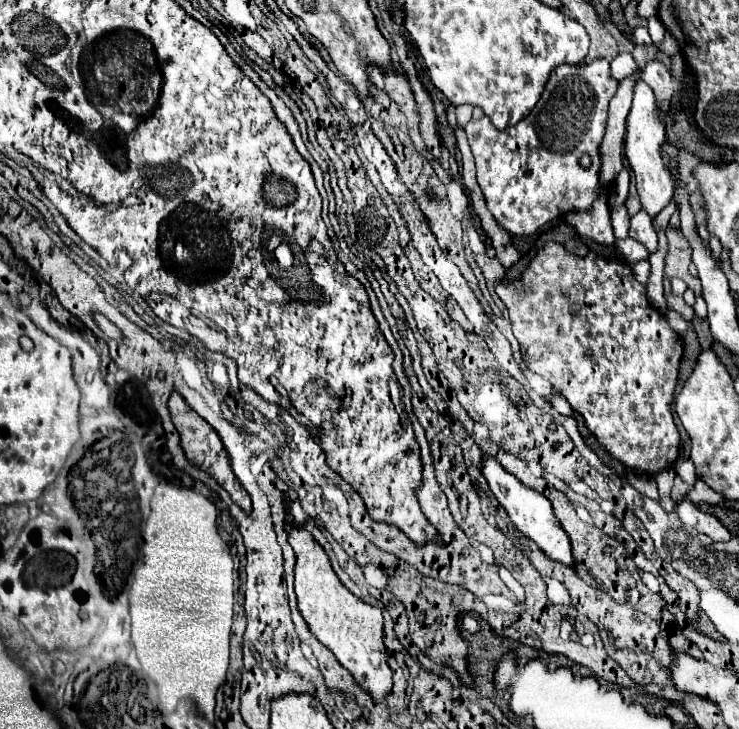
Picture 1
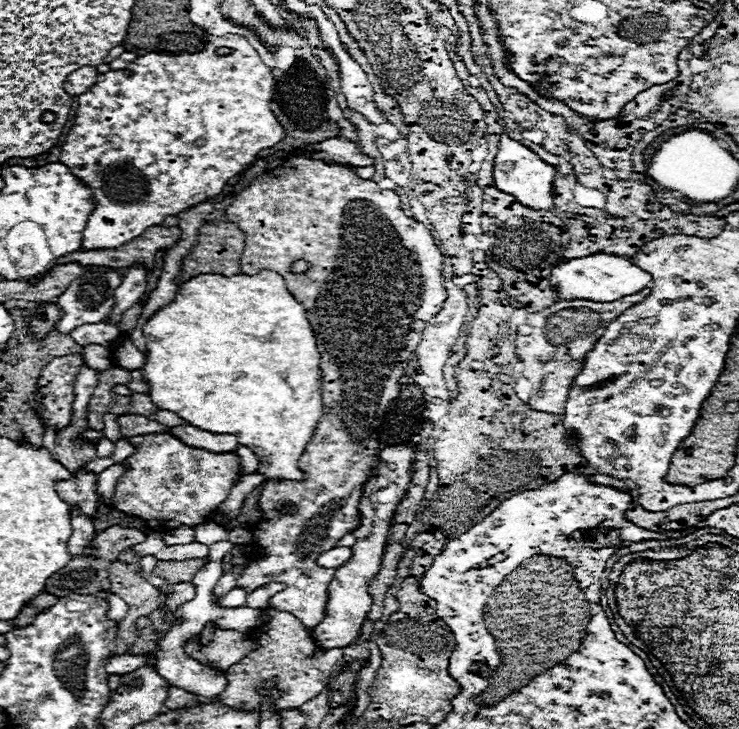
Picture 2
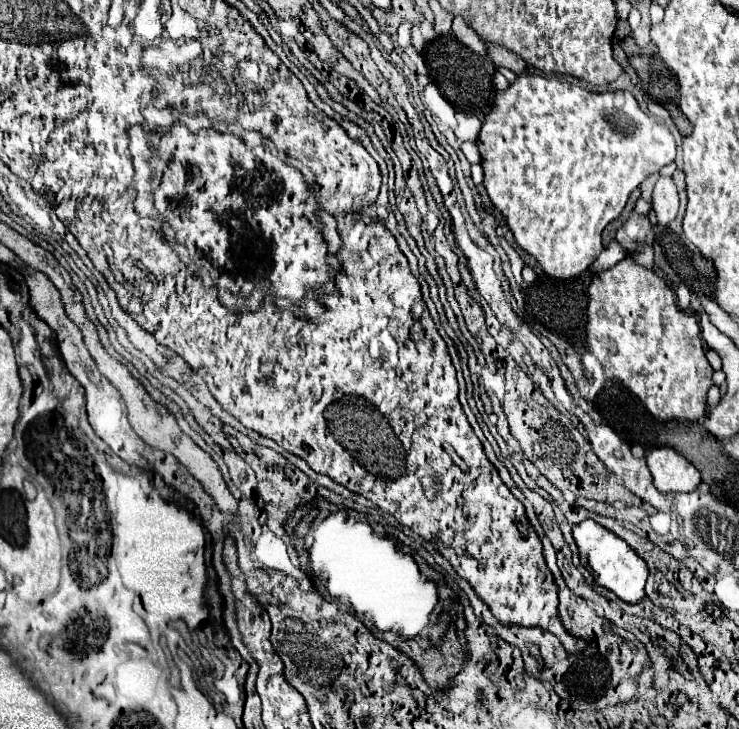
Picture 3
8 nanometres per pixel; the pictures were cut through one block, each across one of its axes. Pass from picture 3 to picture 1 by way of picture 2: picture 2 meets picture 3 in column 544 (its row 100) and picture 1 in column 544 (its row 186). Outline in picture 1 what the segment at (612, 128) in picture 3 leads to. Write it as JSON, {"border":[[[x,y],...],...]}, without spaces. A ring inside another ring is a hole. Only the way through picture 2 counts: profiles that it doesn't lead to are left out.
{"border":[[[602,58],[582,66],[558,66],[552,72],[552,78],[548,80],[544,94],[540,96],[536,110],[532,110],[532,114],[524,118],[520,124],[508,130],[498,130],[492,126],[490,118],[484,116],[478,122],[470,120],[464,126],[472,154],[476,158],[478,184],[482,188],[486,206],[502,228],[506,228],[512,234],[534,234],[540,226],[544,226],[556,216],[562,216],[572,210],[590,210],[592,202],[598,198],[600,192],[598,146],[602,142],[606,128],[608,102],[614,96],[616,88],[618,82],[610,78],[610,64]],[[582,154],[592,156],[592,166],[586,170],[578,166],[578,158]]]}

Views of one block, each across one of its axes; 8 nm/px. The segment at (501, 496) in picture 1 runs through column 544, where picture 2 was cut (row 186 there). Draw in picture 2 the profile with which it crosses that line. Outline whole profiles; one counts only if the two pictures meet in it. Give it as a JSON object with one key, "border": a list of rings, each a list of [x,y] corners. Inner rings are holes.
{"border":[[[502,132],[500,146],[494,158],[494,182],[502,192],[514,194],[518,202],[534,210],[550,210],[554,204],[554,176],[556,176],[556,166],[544,162],[522,142],[512,140],[506,132]]]}

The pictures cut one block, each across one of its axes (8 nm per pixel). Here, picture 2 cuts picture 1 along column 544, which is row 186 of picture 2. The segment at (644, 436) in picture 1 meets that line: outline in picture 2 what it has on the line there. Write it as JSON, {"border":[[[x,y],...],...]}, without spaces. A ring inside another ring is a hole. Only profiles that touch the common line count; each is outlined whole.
{"border":[[[294,154],[280,168],[254,178],[226,208],[226,218],[246,234],[240,272],[254,276],[268,268],[282,274],[286,278],[286,288],[306,308],[310,326],[316,334],[318,352],[322,354],[324,416],[298,464],[304,472],[304,480],[268,480],[264,484],[258,498],[262,518],[250,528],[252,544],[248,544],[256,556],[236,580],[236,586],[244,588],[246,594],[270,582],[284,582],[286,588],[268,600],[268,608],[290,612],[312,630],[324,618],[328,584],[336,574],[334,568],[322,568],[316,558],[322,552],[332,550],[342,536],[358,528],[358,504],[364,494],[364,484],[374,476],[378,450],[384,448],[378,434],[384,414],[390,402],[400,394],[404,366],[422,342],[424,328],[442,310],[442,304],[448,298],[442,276],[442,254],[436,248],[430,230],[404,214],[402,200],[394,190],[380,190],[374,180],[360,178],[348,164],[330,164],[308,158],[306,154]],[[298,258],[308,260],[310,270],[294,276],[288,268],[290,262]],[[284,506],[294,506],[294,514],[282,514],[280,508]]]}

